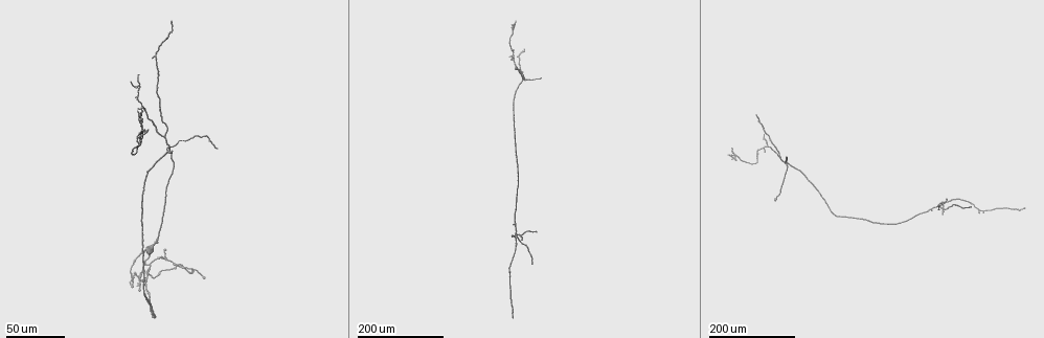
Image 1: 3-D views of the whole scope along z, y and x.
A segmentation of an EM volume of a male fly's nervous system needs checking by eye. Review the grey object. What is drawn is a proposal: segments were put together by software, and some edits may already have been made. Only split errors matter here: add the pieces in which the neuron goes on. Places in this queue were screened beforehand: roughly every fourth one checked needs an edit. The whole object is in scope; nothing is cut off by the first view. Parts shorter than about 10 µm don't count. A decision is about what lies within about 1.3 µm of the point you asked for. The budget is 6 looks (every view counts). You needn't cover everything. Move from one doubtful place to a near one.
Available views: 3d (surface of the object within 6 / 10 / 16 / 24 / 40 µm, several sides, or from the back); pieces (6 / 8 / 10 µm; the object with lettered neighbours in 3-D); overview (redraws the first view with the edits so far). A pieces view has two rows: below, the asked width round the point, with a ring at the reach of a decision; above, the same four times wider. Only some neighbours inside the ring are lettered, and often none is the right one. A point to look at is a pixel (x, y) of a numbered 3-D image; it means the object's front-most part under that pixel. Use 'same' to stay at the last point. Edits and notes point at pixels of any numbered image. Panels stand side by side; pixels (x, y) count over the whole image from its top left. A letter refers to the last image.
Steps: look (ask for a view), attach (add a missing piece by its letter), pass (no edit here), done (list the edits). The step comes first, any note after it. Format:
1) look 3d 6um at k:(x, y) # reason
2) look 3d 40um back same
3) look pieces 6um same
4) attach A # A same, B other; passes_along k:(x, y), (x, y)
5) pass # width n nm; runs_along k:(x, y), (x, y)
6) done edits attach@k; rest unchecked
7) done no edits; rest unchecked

look 3d 40um at 1:(757, 115) # end of a long branch

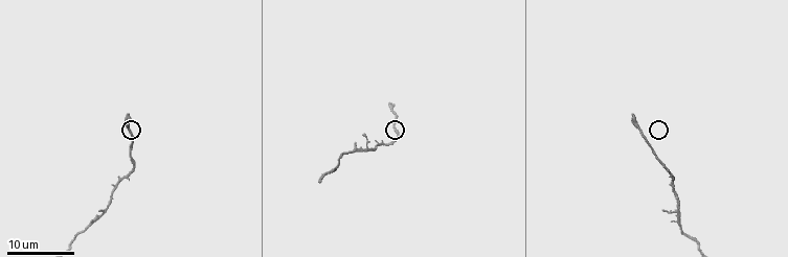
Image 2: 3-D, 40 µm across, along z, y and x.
look 3d 10um at 2:(128, 113)

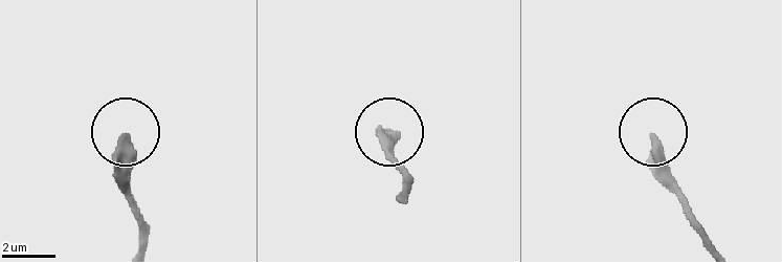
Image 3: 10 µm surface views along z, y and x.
look pieces 6um at 3:(653, 137)

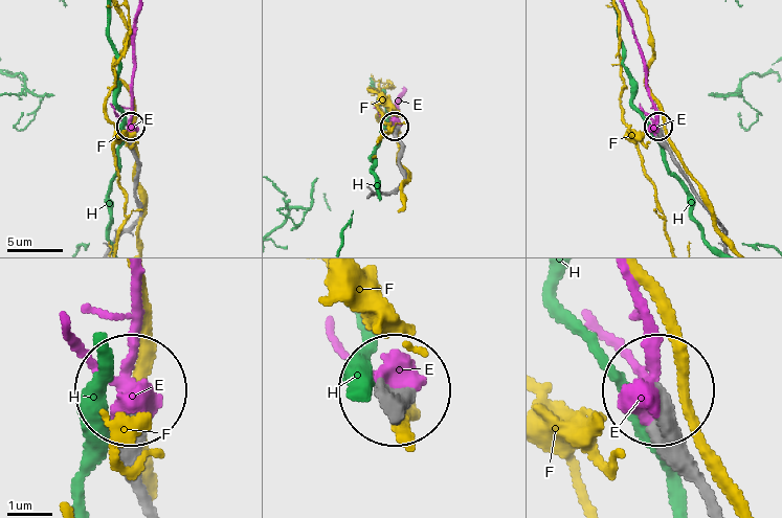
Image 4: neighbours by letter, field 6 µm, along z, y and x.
attach E # width 380 nm; E same, F other, H other; passes_along 4:(675, 159), (658, 129), (645, 60), (626, 12); the neuron continues

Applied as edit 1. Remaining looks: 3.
look overview

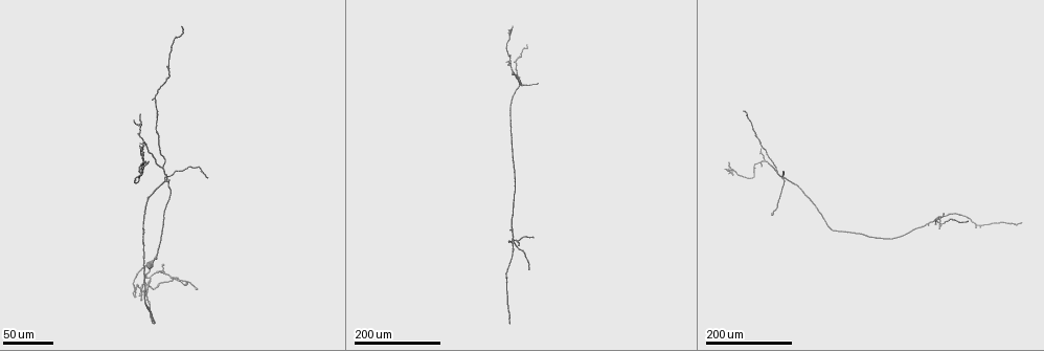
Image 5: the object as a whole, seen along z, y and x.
look 3d 24um at 5:(206, 178) # end of a long branch

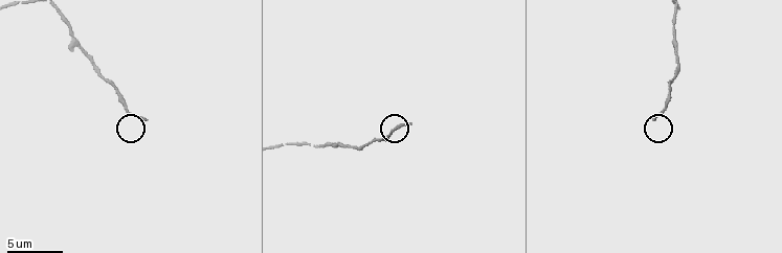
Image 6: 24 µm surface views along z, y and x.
look pieces 10um at 6:(652, 120)

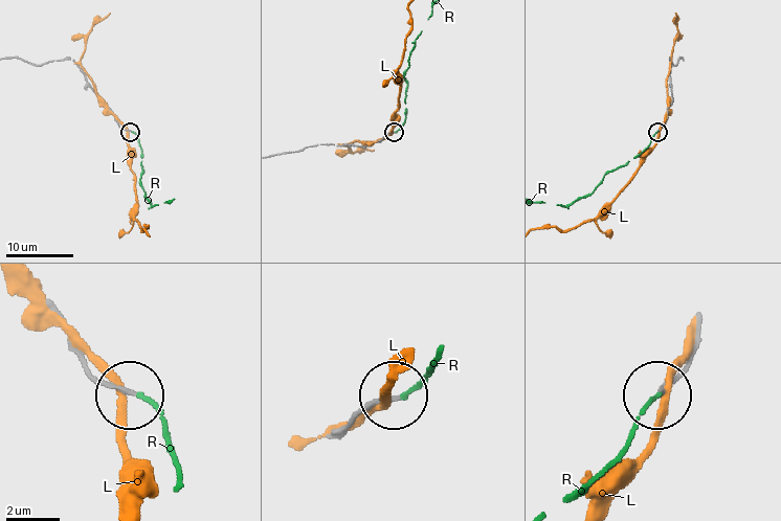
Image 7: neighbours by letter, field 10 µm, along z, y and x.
attach R # L other, R same; passes_along 7:(334, 431), (404, 394), (438, 349); the neuron continues

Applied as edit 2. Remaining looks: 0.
done edits attach@4, attach@7; rest unchecked

